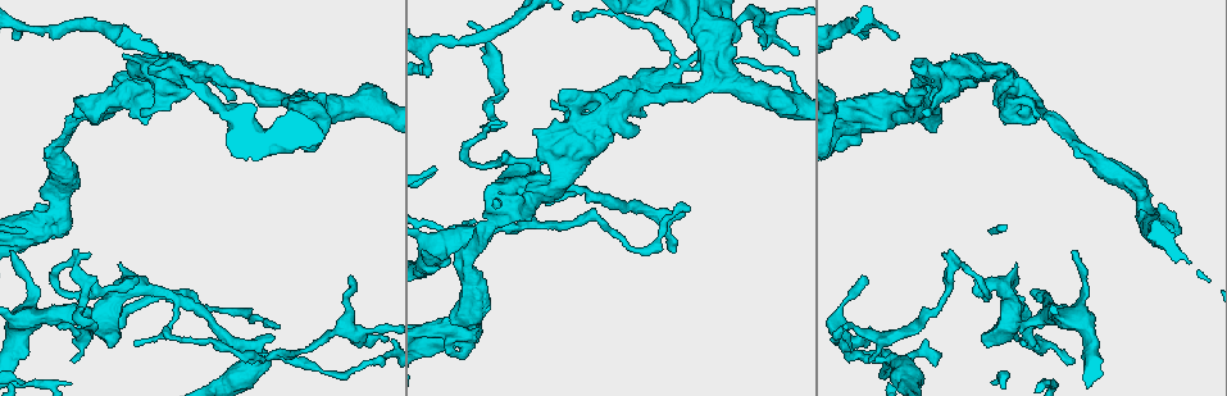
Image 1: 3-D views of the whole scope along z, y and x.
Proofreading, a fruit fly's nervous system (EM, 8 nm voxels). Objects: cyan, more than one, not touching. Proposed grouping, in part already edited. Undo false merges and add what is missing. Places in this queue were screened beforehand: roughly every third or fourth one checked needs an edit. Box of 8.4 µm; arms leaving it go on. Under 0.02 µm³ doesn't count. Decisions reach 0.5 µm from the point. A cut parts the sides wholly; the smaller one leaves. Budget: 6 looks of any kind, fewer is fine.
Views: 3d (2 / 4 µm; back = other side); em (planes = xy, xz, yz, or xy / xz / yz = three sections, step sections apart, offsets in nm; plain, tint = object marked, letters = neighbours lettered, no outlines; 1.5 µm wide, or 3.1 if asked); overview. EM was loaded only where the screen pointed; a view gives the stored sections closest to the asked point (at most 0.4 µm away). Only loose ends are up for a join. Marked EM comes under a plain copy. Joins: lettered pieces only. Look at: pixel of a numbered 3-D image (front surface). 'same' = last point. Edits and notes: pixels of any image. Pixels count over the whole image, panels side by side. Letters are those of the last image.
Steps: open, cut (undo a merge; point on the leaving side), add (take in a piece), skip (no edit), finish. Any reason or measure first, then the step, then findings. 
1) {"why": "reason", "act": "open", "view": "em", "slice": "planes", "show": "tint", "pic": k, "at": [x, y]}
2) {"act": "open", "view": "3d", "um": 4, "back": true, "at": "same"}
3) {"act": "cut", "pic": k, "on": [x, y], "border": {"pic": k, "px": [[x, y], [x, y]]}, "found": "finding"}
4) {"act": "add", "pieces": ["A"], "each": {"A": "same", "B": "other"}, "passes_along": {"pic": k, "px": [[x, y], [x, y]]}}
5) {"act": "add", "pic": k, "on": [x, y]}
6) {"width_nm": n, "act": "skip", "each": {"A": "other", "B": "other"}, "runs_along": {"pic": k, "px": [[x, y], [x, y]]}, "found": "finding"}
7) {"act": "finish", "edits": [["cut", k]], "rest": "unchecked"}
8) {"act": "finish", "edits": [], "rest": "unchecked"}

{"why": "four or more arms meet", "act": "open", "view": "3d", "um": 2, "back": true, "pic": 1, "at": [1145, 209]}

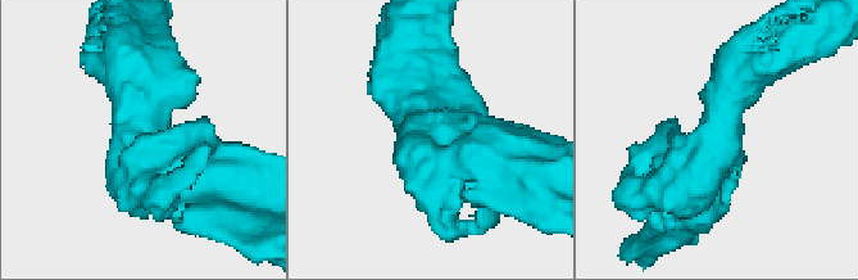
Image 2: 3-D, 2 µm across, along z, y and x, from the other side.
{"why": "now the EM", "act": "open", "view": "em", "slice": "xz", "step": 8, "show": "tint", "pic": 2, "at": [144, 136]}

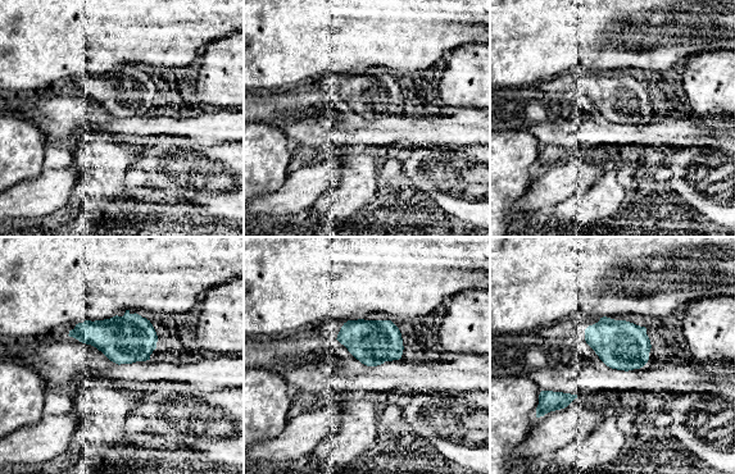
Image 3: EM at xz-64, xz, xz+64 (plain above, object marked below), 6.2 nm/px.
{"why": "see the neighbours", "act": "open", "view": "em", "slice": "xz", "step": 8, "show": "letters", "at": "same"}

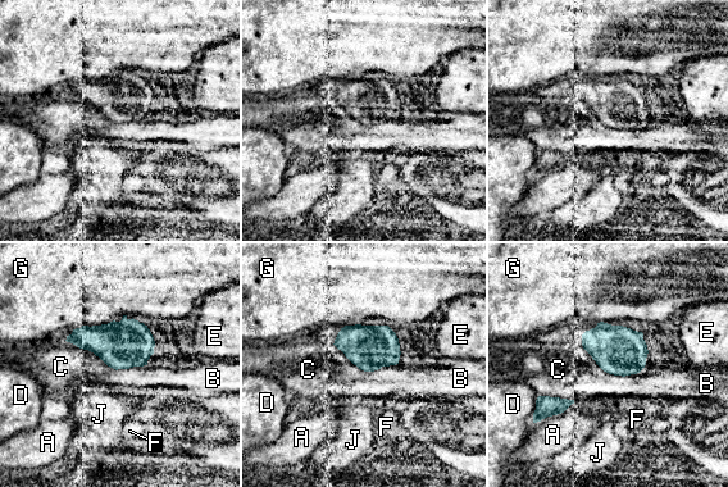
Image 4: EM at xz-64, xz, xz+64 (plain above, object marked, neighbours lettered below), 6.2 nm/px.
{"longest_contact_nm": ["C", 380], "act": "skip", "each": {"A": "other", "B": "other", "C": "other", "D": "other", "E": "other", "F": "other", "G": "other", "J": "other"}, "border": {"pic": 4, "px": [[146, 364], [117, 369]]}, "found": "one neuron here"}

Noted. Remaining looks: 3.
{"why": "an open end", "act": "open", "view": "3d", "um": 4, "pic": 1, "at": [1025, 345]}

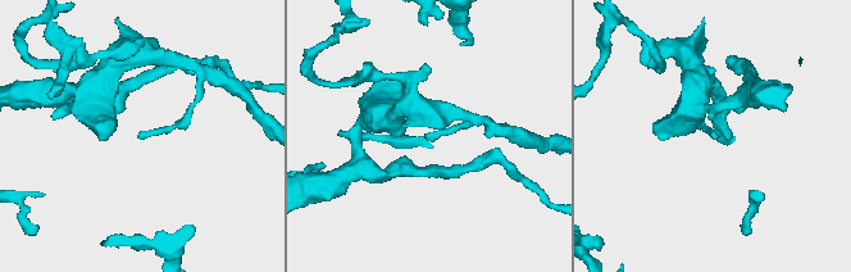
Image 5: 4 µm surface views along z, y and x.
{"act": "open", "view": "em", "slice": "planes", "show": "tint", "pic": 5, "at": [429, 139]}

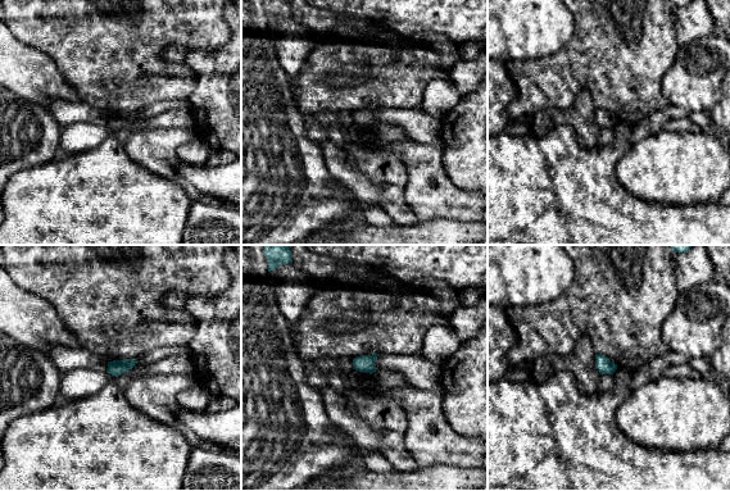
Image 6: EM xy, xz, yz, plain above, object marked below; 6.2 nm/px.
{"act": "open", "view": "em", "slice": "planes", "show": "letters", "at": "same"}

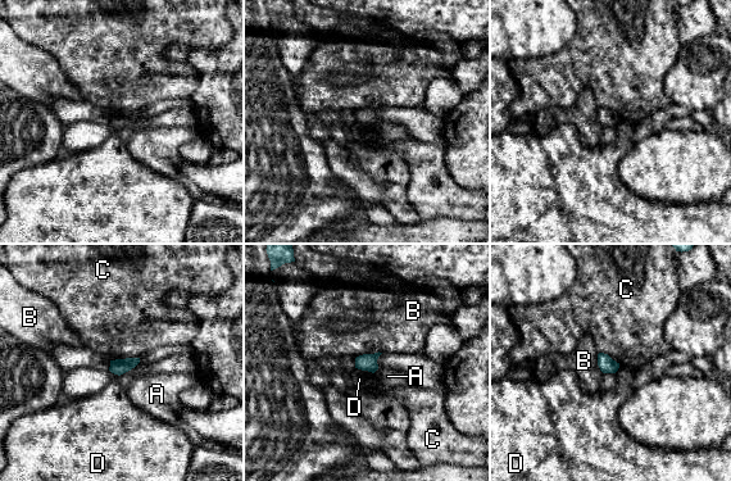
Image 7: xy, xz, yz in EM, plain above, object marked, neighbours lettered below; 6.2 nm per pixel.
{"act": "skip", "each": {"A": "other", "B": "other", "C": "other", "D": "other"}, "found": "no lettered piece goes on from it"}

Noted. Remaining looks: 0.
{"act": "finish", "edits": [], "rest": "unchecked"}

